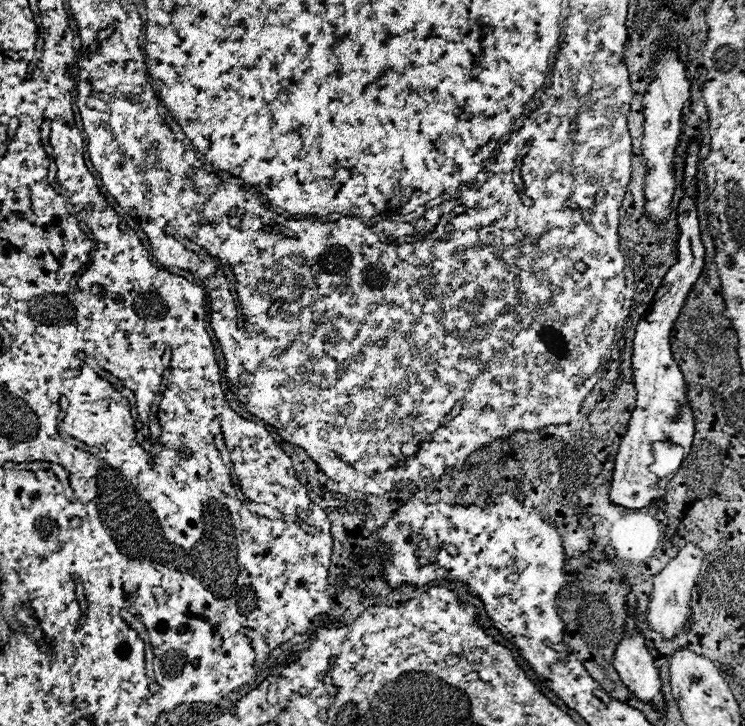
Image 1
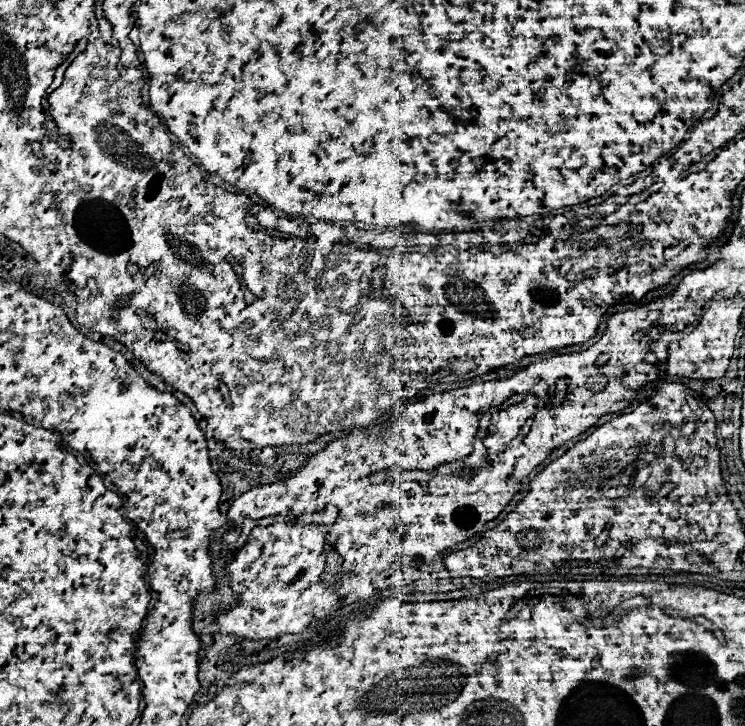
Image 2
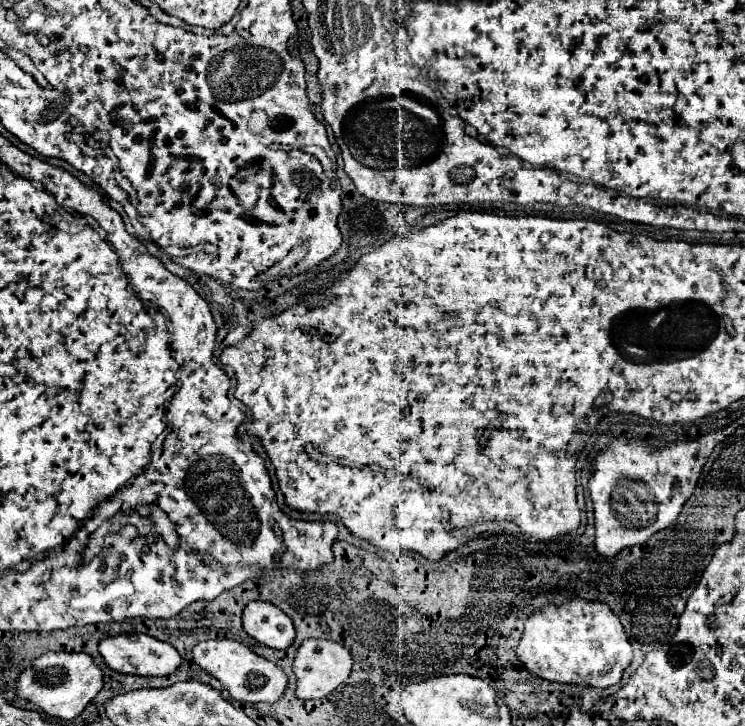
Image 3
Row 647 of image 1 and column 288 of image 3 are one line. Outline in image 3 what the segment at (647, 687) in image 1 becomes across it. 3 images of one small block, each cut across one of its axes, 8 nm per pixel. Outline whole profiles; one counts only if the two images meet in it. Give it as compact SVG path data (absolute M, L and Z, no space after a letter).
M250 602L242 612L244 632L256 642L286 650L294 640L292 620L274 604L268 602Z

